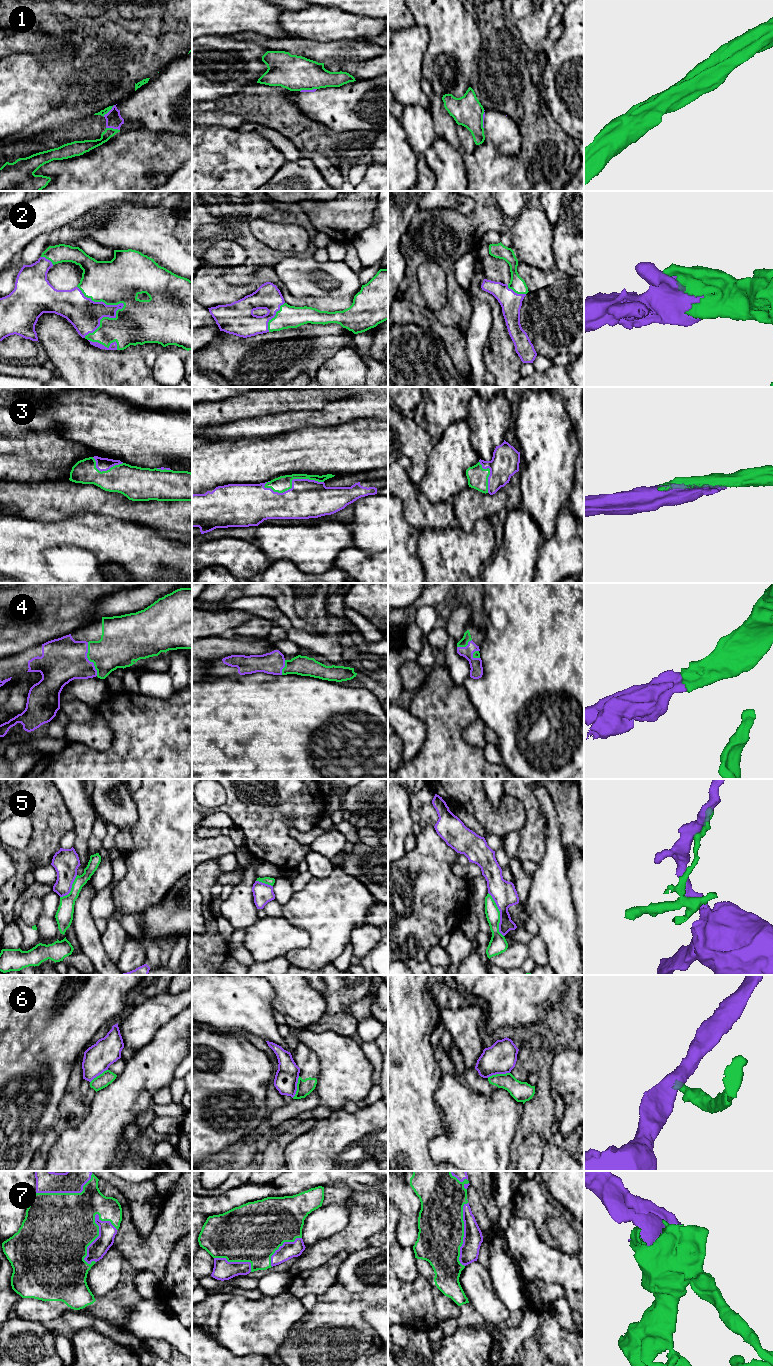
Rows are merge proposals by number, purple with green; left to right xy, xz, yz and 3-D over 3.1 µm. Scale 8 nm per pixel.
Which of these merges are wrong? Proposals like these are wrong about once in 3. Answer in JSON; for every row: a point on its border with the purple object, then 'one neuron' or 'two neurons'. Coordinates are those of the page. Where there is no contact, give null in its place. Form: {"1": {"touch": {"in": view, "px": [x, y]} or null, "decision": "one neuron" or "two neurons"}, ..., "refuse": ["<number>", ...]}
{"1": {"touch": {"in": "xy", "px": [113, 128]}, "decision": "two neurons"}, "2": {"touch": {"in": "xy", "px": [123, 305]}, "decision": "one neuron"}, "3": {"touch": {"in": "xz", "px": [292, 482]}, "decision": "one neuron"}, "4": {"touch": {"in": "xy", "px": [87, 659]}, "decision": "one neuron"}, "5": {"touch": {"in": "yz", "px": [500, 914]}, "decision": "two neurons"}, "6": {"touch": {"in": "yz", "px": [498, 1073]}, "decision": "two neurons"}, "7": {"touch": {"in": "xy", "px": [95, 1239]}, "decision": "one neuron"}, "refuse": ["1", "5", "6"]}

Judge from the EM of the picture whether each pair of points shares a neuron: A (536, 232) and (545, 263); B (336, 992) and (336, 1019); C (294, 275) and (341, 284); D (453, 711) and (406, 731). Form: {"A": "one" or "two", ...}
{"A": "one", "B": "one", "C": "one", "D": "two"}

